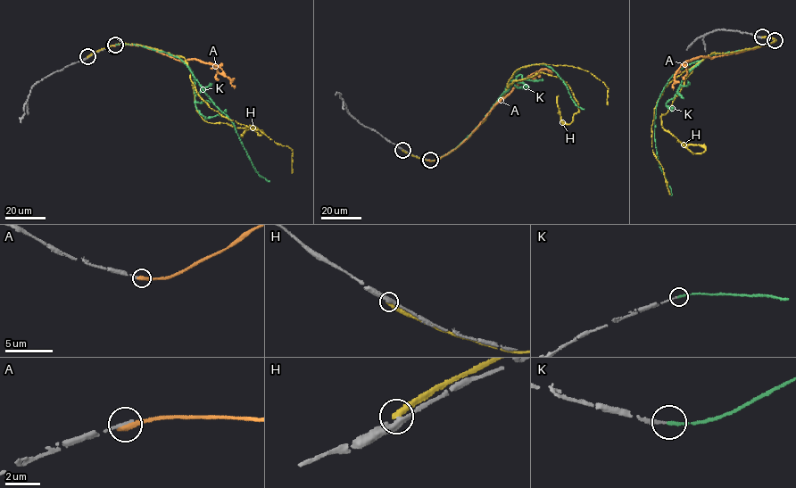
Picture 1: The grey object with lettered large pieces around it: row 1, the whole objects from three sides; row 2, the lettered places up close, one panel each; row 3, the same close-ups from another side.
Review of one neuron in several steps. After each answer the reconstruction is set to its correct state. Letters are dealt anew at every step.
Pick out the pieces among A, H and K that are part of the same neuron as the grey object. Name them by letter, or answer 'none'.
K

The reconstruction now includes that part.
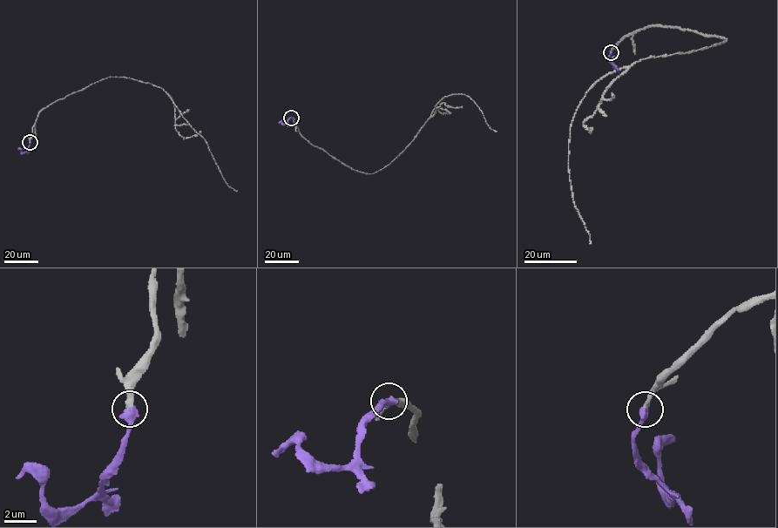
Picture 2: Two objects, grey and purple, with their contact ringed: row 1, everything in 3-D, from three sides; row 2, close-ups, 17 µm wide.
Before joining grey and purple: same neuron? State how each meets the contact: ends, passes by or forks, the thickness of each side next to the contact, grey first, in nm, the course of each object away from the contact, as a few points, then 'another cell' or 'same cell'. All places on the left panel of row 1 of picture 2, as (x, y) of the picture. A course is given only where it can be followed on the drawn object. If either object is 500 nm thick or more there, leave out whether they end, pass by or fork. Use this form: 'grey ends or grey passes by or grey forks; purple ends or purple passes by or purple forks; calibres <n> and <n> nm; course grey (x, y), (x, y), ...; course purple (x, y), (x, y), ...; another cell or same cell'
calibres 320 and 500 nm; course grey (30, 142), (40, 111), (100, 80), (112, 77), (129, 77), (164, 90), (205, 140), (223, 179), (237, 191); course purple (30, 142), (24, 152), (18, 149); same cell

